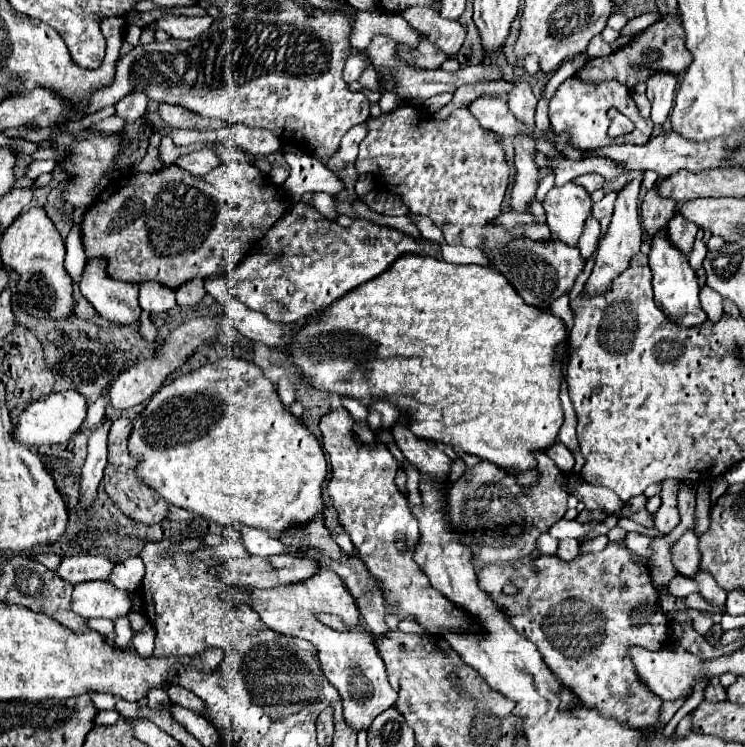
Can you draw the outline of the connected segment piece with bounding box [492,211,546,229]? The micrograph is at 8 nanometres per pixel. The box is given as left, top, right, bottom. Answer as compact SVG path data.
M514 211L501 213L492 224L511 229L517 224L546 223L546 216L534 216L528 213L516 213Z

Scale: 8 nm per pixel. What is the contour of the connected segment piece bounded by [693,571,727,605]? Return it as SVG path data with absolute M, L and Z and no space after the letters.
M699 571L695 577L693 577L697 583L699 583L699 593L713 605L723 605L725 599L727 599L727 591L723 587L717 585L717 581L713 579L711 573L705 573L705 571Z

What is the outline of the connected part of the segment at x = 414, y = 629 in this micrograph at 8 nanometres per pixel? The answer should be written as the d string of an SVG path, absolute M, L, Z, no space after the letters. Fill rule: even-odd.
M407 617L400 620L398 629L404 633L417 633L422 634L425 632L424 628L416 622L412 617Z

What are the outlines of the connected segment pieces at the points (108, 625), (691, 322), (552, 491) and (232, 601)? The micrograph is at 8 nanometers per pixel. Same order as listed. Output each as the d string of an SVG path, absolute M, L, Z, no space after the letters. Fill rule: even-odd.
M97 618L88 620L88 626L102 635L114 632L113 621L105 618Z
M667 229L659 231L651 239L651 251L649 251L649 267L653 273L653 293L655 293L655 303L657 307L675 323L683 327L695 327L707 319L705 311L701 309L699 303L699 283L697 275L689 265L687 255L683 255L669 239L667 239Z
M537 453L537 461L537 471L547 473L543 473L539 485L531 489L531 493L523 493L521 489L511 491L511 477L503 471L495 471L495 465L489 461L481 461L473 469L467 469L463 477L449 487L449 519L461 533L461 541L473 549L473 555L483 563L513 561L533 553L537 549L537 537L563 519L569 497L563 485L564 477L549 473L553 471L553 461L545 453Z
M319 569L319 573L303 585L283 585L275 589L225 589L219 597L233 607L247 601L247 605L259 613L261 621L269 629L311 641L319 653L323 673L343 699L343 717L353 731L361 731L359 727L355 727L355 711L357 719L361 719L363 713L367 715L363 725L371 725L373 721L369 719L375 719L379 713L395 703L397 693L387 679L383 659L379 659L375 645L371 645L371 633L359 621L359 609L355 605L355 599L347 593L345 585L339 581L339 575L331 573L329 569ZM317 613L337 615L343 619L345 625L349 625L349 629L339 633L331 627L325 627L315 619Z

